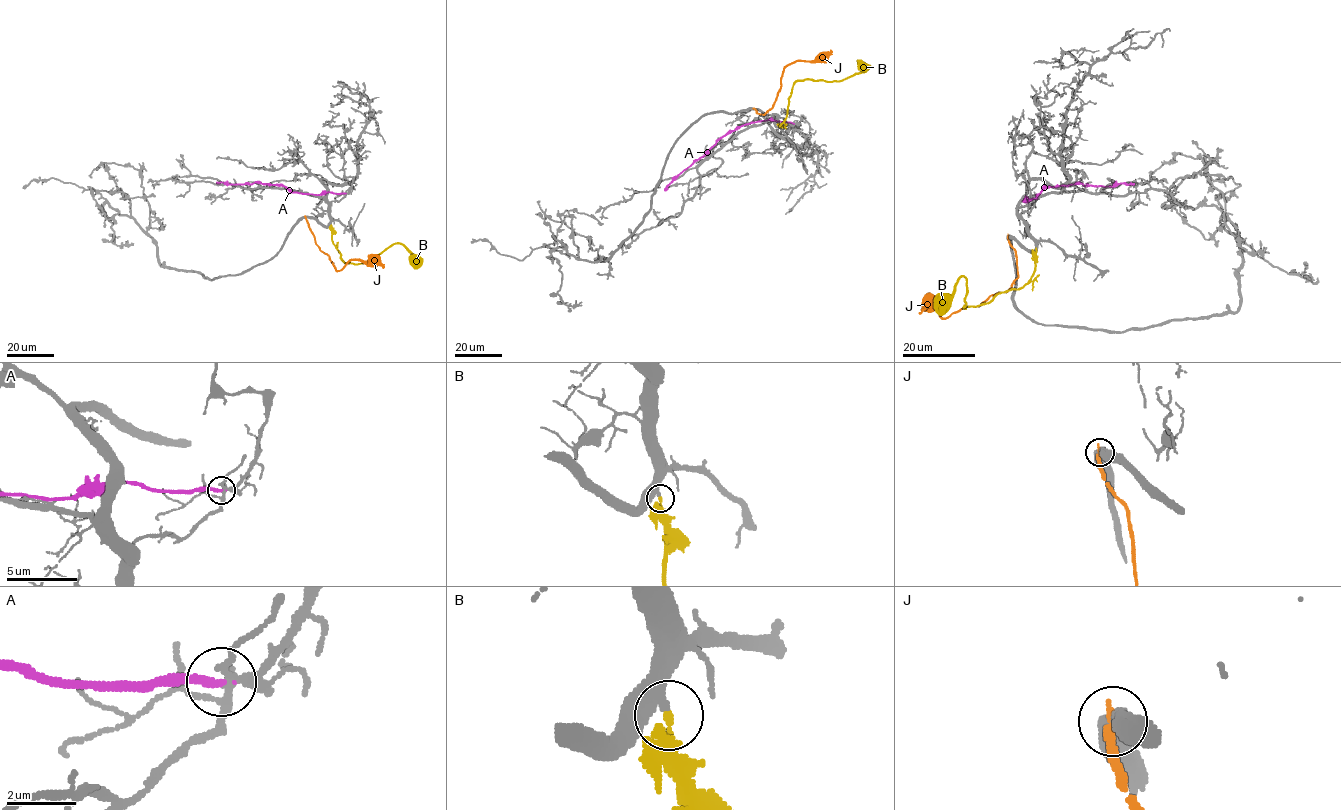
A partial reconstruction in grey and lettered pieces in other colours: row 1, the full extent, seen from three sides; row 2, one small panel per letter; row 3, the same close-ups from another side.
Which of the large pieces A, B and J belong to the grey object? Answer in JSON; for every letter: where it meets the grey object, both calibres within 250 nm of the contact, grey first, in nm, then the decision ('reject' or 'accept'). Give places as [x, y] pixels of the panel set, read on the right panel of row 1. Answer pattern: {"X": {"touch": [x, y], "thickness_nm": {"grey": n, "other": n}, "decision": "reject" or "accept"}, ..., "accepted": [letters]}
{"A": {"touch": [1031, 200], "thickness_nm": {"grey": 190, "other": 240}, "decision": "reject"}, "B": {"touch": [1036, 248], "thickness_nm": {"grey": 360, "other": 240}, "decision": "accept"}, "J": {"touch": [1008, 236], "thickness_nm": {"grey": 550, "other": 280}, "decision": "reject"}, "accepted": ["B"]}

